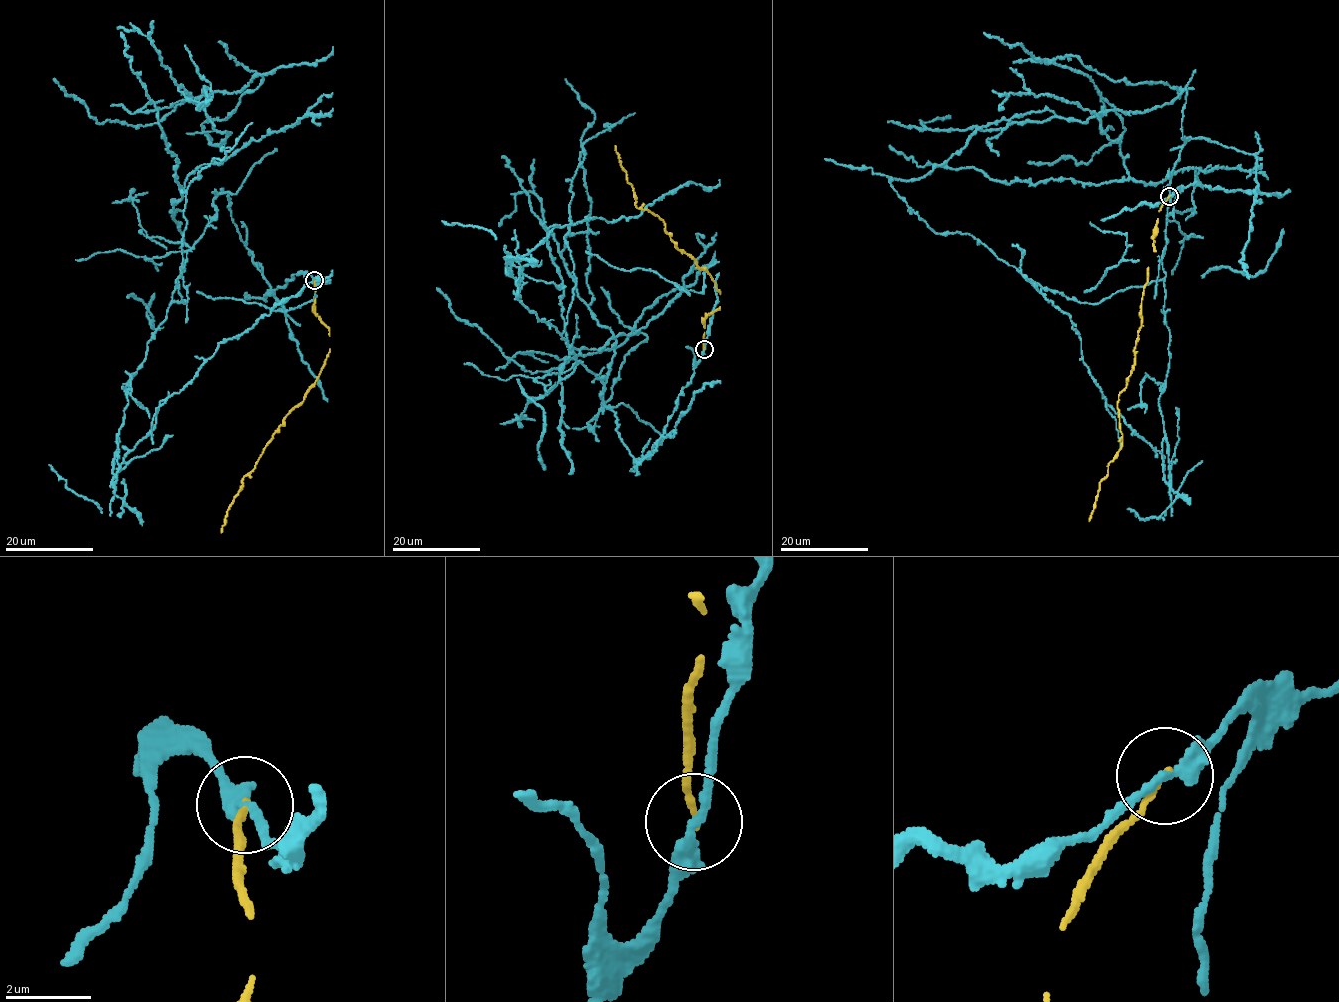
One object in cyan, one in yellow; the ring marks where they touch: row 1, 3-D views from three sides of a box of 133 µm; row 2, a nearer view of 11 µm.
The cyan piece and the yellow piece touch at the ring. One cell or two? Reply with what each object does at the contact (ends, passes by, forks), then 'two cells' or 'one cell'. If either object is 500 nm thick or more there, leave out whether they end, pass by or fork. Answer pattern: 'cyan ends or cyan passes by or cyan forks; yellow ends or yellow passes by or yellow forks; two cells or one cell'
cyan passes by; yellow ends; two cells

